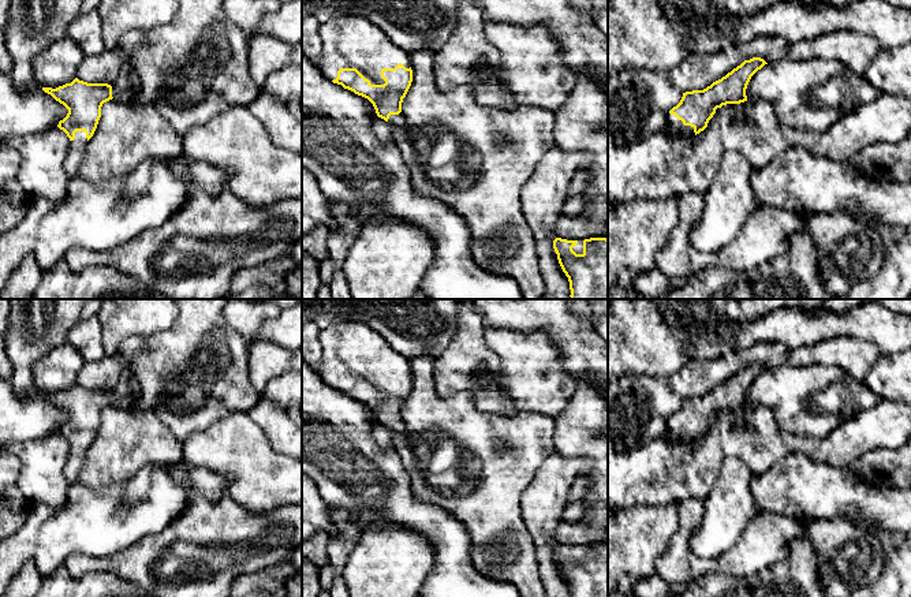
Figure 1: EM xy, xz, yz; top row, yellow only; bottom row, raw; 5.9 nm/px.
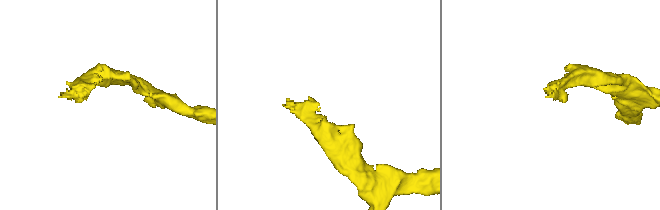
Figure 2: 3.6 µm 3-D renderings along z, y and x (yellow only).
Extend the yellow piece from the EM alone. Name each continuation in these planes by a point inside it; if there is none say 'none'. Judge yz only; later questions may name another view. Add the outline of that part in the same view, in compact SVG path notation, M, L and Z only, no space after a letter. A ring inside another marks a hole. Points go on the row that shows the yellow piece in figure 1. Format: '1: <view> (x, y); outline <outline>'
1: yz (674, 126); outline M667 113L667 122L664 126L669 135L673 137L692 137L694 127L684 126L682 120L679 120L675 115Z

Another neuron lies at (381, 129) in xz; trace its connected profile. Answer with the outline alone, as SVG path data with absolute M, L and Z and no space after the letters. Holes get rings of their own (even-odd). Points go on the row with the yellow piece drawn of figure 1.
M376 116L372 122L373 133L377 135L377 138L387 143L392 141L392 126L385 122L384 119Z

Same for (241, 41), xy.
M178 0L173 19L150 30L148 42L132 55L139 85L128 102L154 108L180 135L227 109L249 107L260 96L249 70L249 38L225 15L224 1Z

